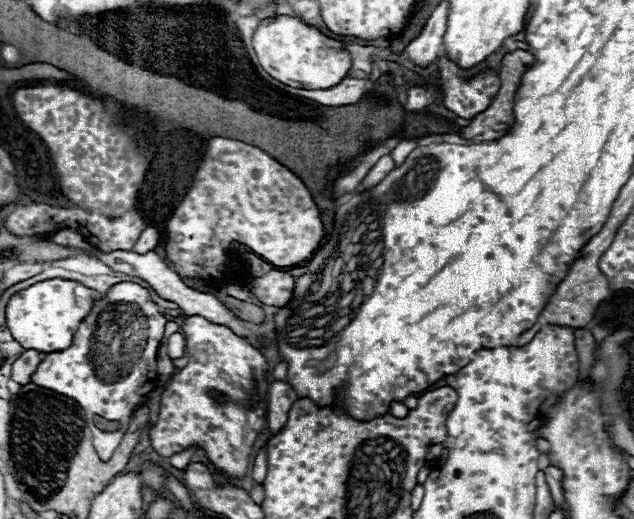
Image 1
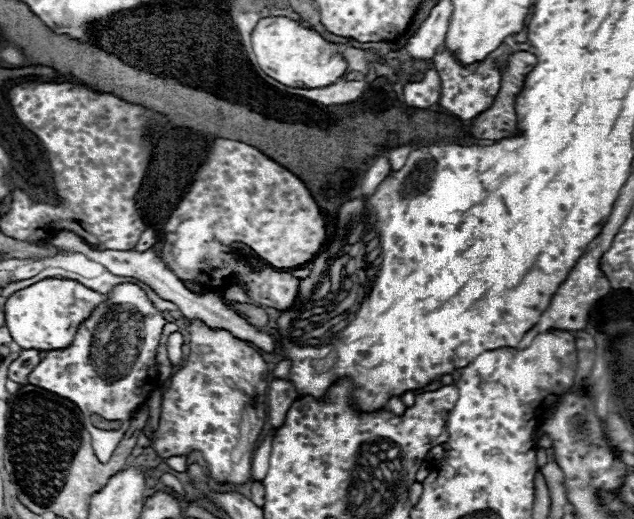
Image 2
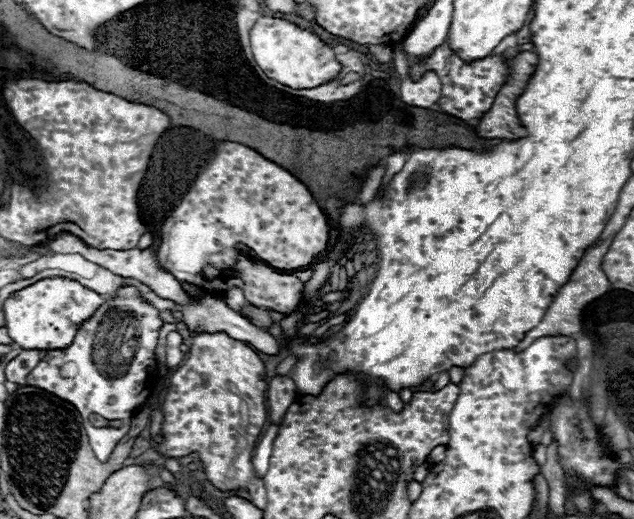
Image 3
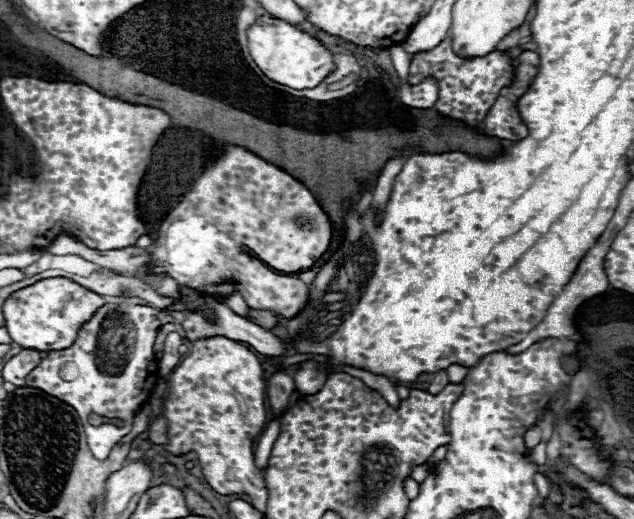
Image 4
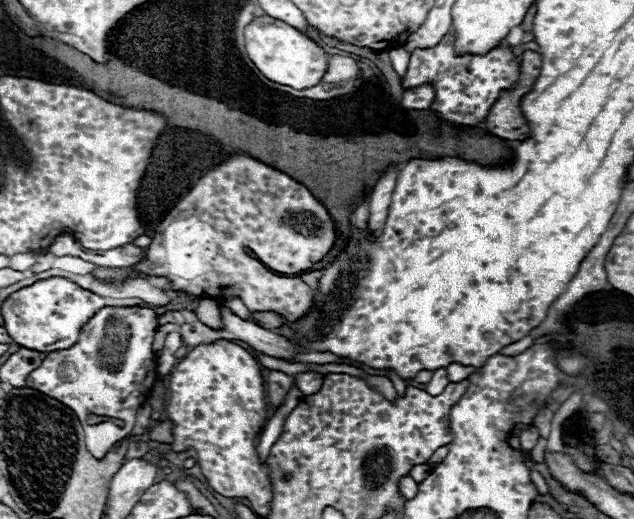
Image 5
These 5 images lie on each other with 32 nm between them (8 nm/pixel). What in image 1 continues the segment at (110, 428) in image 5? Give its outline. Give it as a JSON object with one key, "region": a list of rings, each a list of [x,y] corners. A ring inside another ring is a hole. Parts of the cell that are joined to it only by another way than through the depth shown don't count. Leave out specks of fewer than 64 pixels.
{"region":[[[134,282],[112,286],[106,296],[94,304],[90,316],[80,324],[74,342],[68,350],[48,352],[30,376],[32,384],[54,390],[76,400],[86,414],[98,414],[106,420],[120,420],[122,428],[110,434],[92,426],[92,444],[98,456],[106,462],[118,448],[132,412],[144,402],[148,384],[156,378],[156,352],[166,326],[164,314],[150,300],[146,288]]]}

